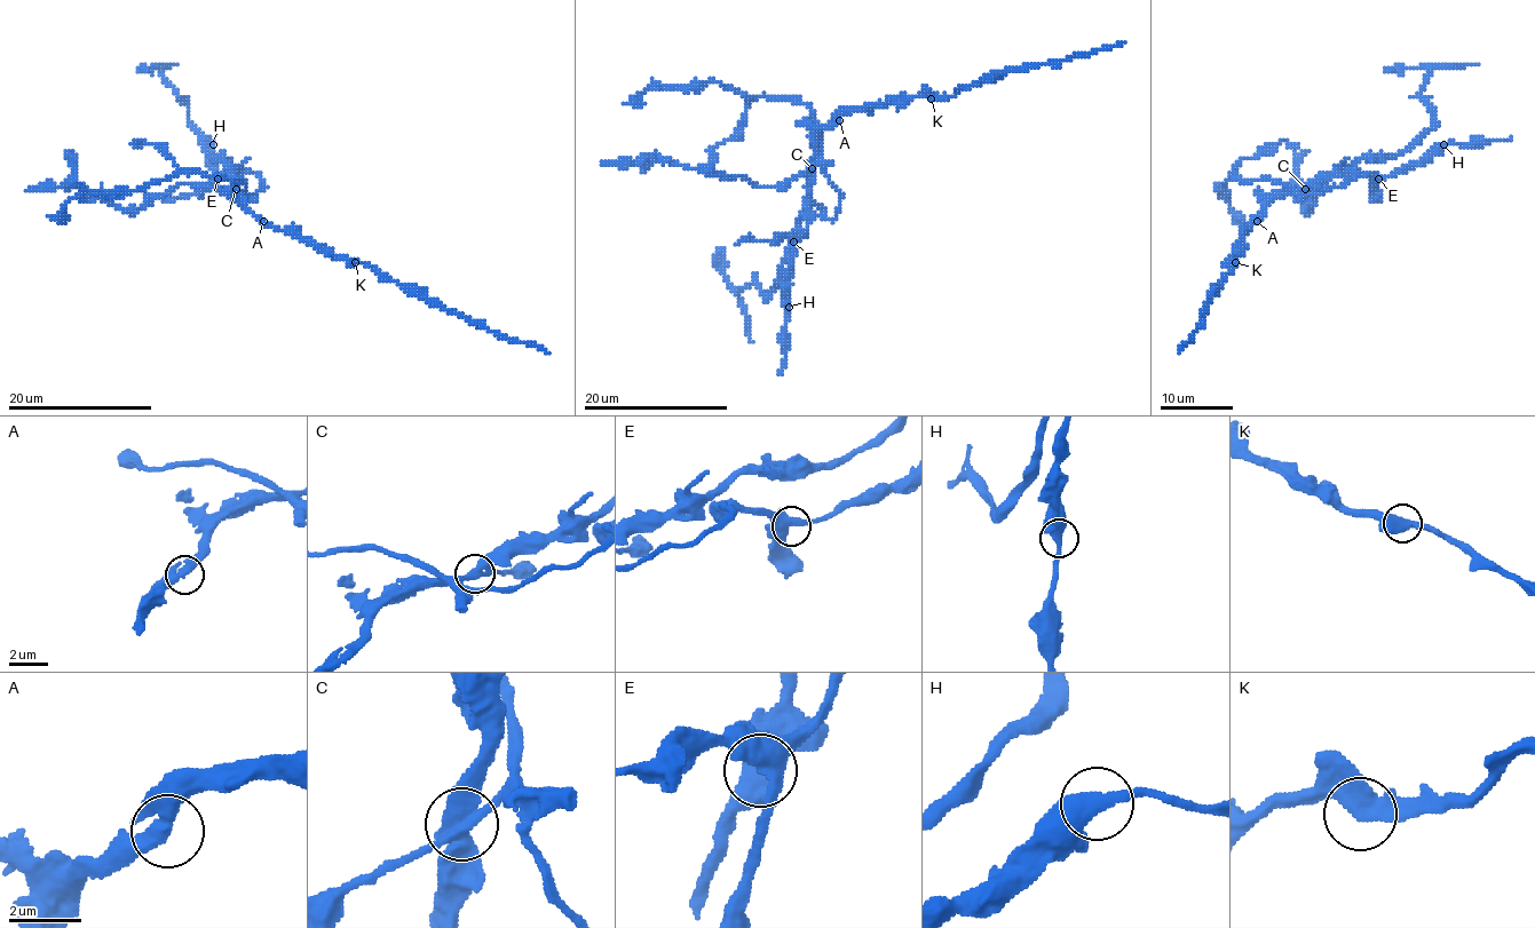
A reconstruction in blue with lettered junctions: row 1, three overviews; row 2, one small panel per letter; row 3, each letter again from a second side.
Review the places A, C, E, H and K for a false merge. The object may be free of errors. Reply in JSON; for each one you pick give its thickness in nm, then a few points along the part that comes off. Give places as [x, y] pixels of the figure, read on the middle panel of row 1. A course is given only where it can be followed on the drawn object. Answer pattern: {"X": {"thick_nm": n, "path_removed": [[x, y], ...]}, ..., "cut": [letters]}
{"C": {"thick_nm": 400, "path_removed": [[812, 167], [815, 137], [856, 108], [955, 95], [964, 86], [1002, 72], [1059, 65], [1124, 44]]}, "cut": ["C"]}

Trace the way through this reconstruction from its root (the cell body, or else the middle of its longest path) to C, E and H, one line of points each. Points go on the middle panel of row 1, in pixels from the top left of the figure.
C: (836, 119), (815, 137), (812, 167)
E: (836, 119), (815, 137), (812, 180), (808, 184), (809, 223), (793, 242)
H: (836, 119), (815, 137), (812, 180), (808, 184), (809, 223), (797, 244), (790, 267), (789, 307)

